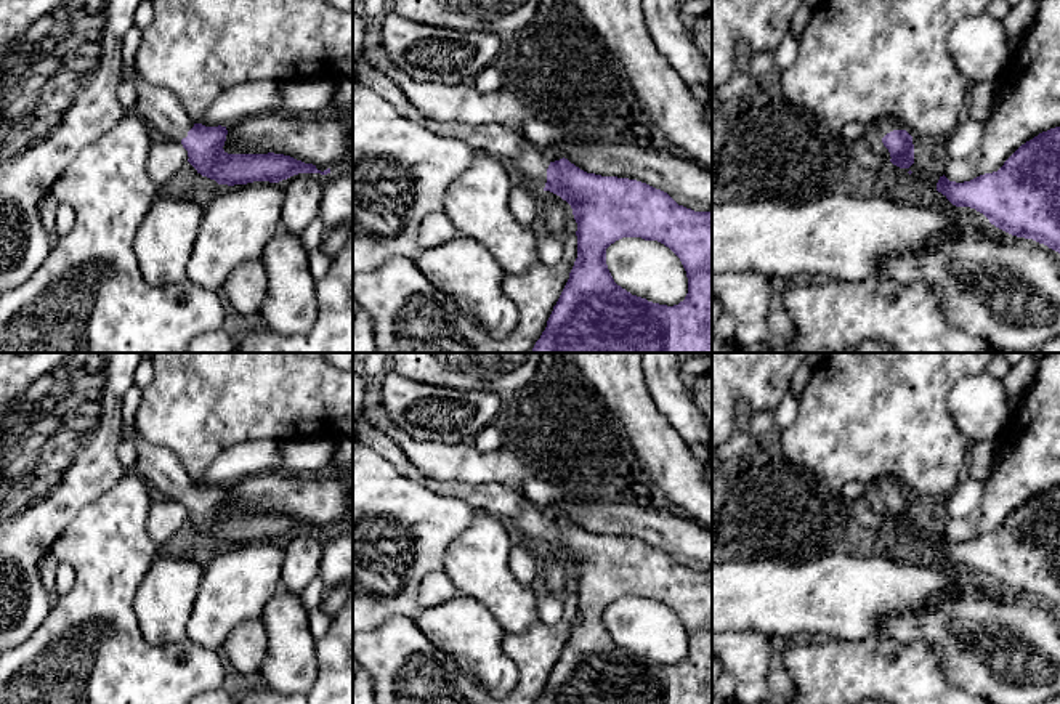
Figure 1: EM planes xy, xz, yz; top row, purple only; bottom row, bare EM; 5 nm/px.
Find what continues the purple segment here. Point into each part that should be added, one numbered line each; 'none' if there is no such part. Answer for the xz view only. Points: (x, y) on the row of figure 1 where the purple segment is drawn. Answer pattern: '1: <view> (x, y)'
1: xz (530, 164)

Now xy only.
1: xy (167, 119)

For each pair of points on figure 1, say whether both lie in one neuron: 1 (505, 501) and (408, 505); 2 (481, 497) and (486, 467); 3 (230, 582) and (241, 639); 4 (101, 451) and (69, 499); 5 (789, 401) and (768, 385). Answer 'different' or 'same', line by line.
1: different
2: different
3: different
4: same
5: different

